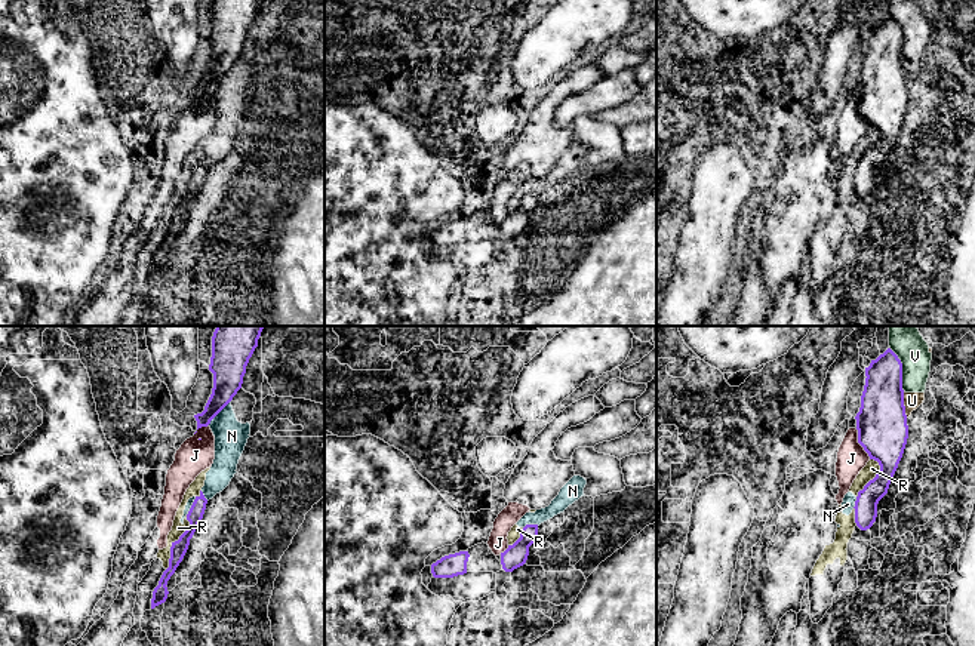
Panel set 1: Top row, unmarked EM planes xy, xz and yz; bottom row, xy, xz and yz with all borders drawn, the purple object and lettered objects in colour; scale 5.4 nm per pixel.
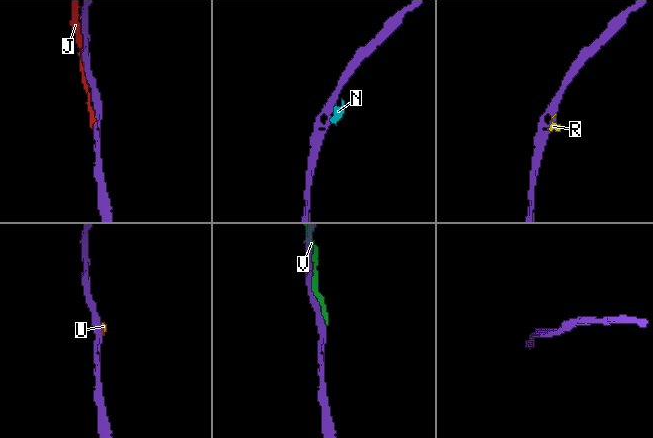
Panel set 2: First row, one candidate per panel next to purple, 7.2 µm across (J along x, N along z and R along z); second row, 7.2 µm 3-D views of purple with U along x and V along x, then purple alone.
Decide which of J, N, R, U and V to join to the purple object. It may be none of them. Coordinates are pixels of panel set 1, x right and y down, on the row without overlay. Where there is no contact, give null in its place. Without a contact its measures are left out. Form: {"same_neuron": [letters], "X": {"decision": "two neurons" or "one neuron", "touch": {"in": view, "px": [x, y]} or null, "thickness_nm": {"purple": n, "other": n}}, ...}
{"same_neuron": [], "J": {"decision": "two neurons", "touch": {"in": "yz", "px": [858, 110]}, "thickness_nm": {"purple": 280, "other": 160}}, "N": {"decision": "two neurons", "touch": {"in": "xy", "px": [220, 79]}, "thickness_nm": {"purple": 190, "other": 180}}, "R": {"decision": "two neurons", "touch": {"in": "xy", "px": [174, 211]}, "thickness_nm": {"purple": 90, "other": 70}}, "U": {"decision": "two neurons", "touch": {"in": "yz", "px": [903, 73]}, "thickness_nm": {"purple": 280, "other": 100}}, "V": {"decision": "two neurons", "touch": {"in": "yz", "px": [901, 37]}, "thickness_nm": {"purple": 240, "other": 170}}}

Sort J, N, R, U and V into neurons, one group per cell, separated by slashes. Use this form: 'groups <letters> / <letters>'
groups J / N R / U V

